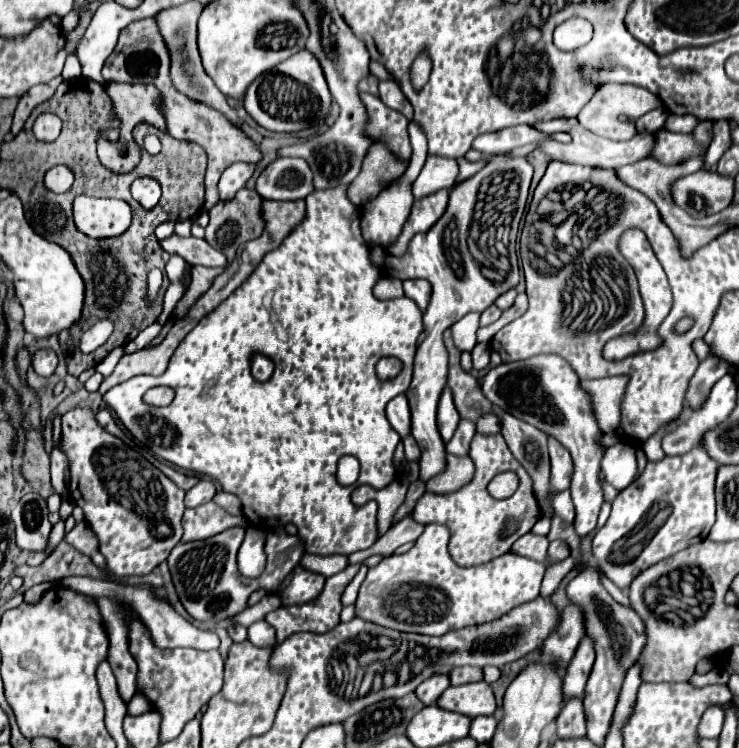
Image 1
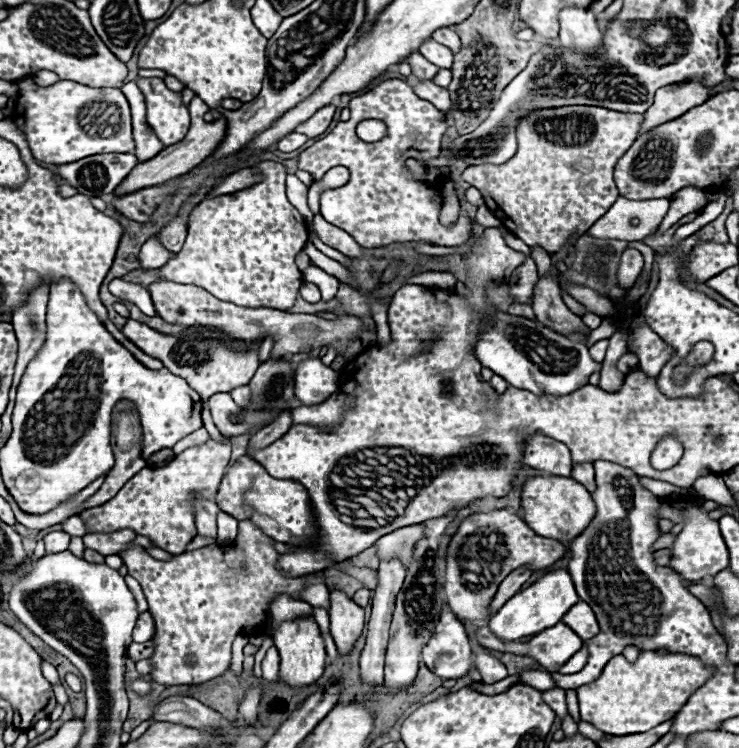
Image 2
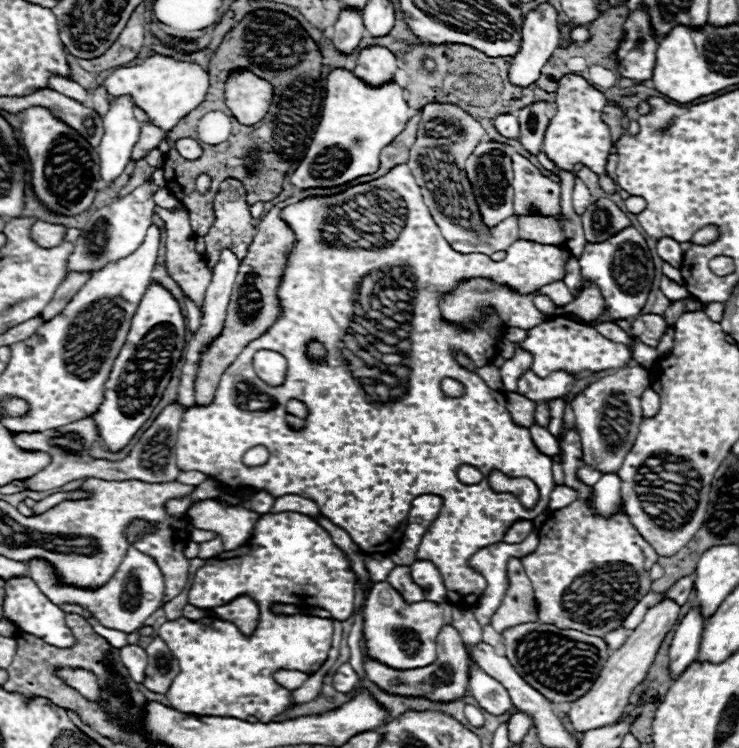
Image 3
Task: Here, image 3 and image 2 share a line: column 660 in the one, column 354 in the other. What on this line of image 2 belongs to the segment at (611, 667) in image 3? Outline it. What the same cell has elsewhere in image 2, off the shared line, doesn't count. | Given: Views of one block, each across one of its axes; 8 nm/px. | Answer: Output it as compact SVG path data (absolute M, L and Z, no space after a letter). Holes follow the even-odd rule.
M338 586L330 590L330 634L338 646L338 652L344 656L352 650L364 626L364 608L348 598Z

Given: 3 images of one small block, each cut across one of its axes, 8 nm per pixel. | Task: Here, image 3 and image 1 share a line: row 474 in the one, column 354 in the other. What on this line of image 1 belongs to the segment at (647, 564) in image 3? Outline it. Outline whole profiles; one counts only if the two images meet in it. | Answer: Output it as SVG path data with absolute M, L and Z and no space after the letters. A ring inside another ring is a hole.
M350 564L342 572L330 576L324 584L324 590L316 596L316 600L310 600L308 604L292 604L292 606L282 606L274 612L268 614L268 624L276 628L276 646L284 642L288 636L296 632L314 632L314 634L324 634L332 630L336 624L340 624L340 612L342 612L342 592L350 584L350 580L356 576L360 565Z

